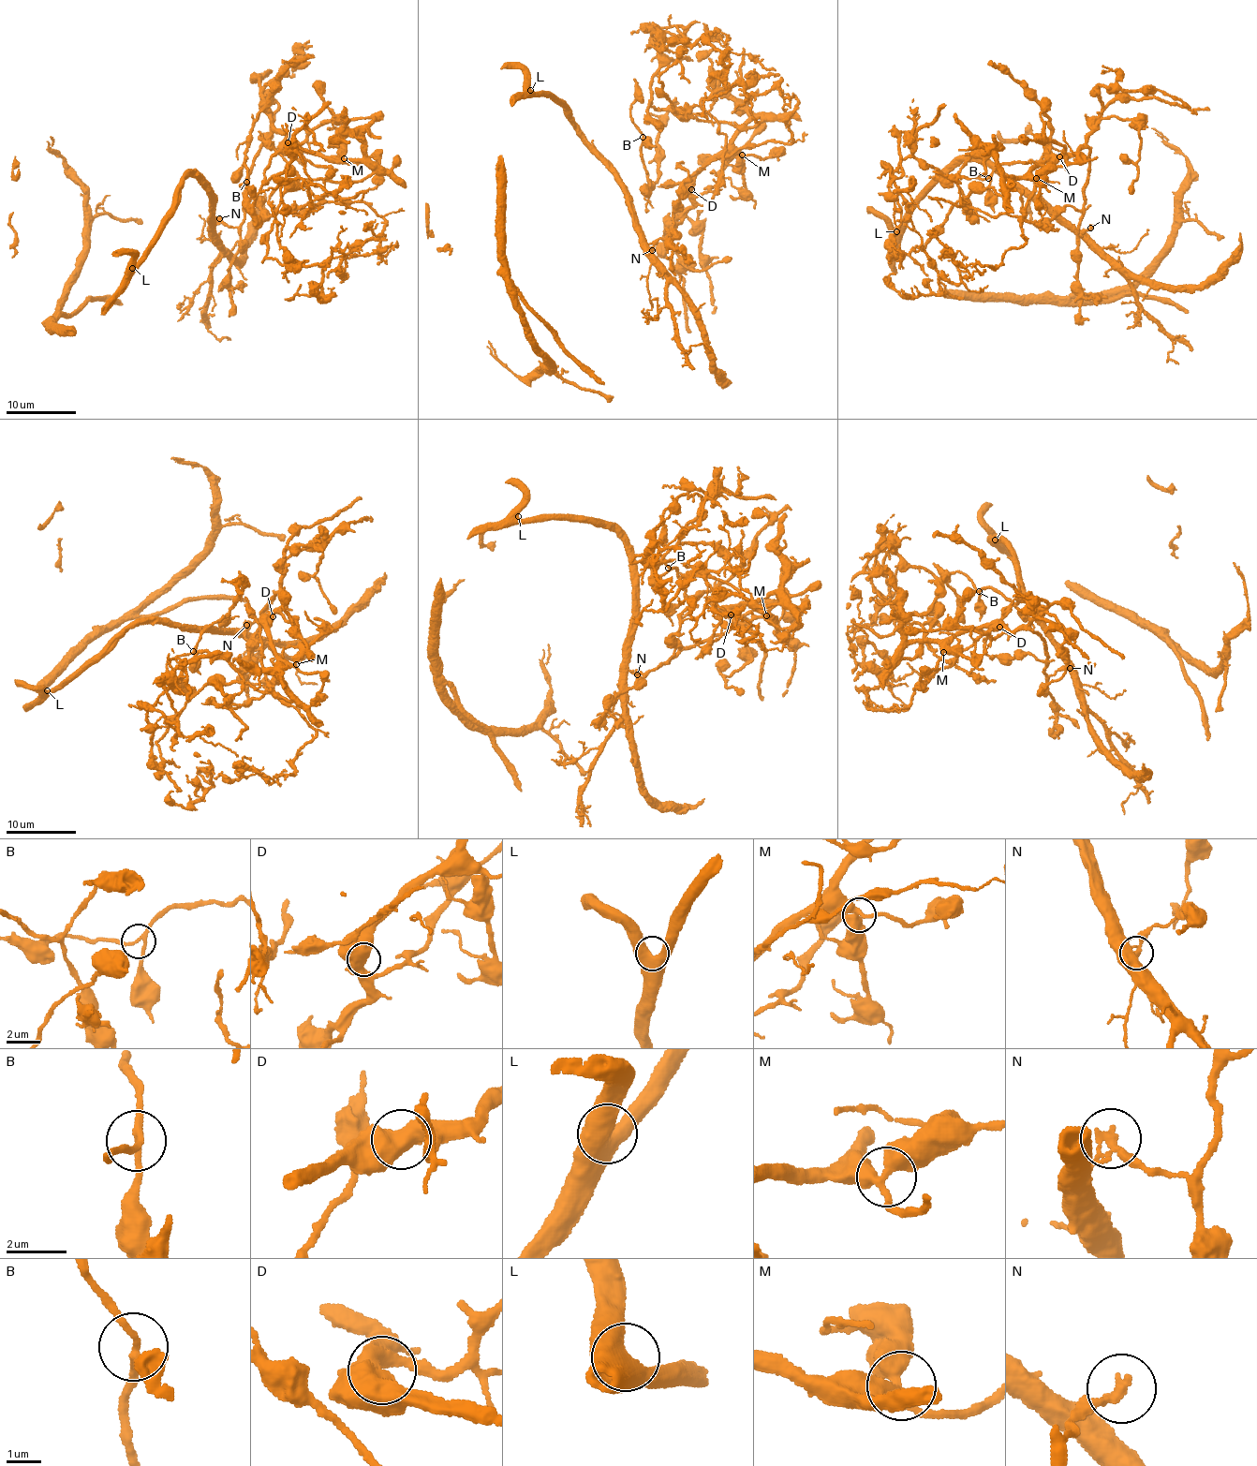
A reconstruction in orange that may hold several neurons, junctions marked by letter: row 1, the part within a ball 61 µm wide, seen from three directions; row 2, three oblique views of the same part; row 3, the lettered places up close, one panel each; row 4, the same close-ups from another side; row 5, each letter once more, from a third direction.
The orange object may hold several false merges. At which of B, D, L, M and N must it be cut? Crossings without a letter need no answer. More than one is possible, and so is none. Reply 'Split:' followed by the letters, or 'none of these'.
Split: N

